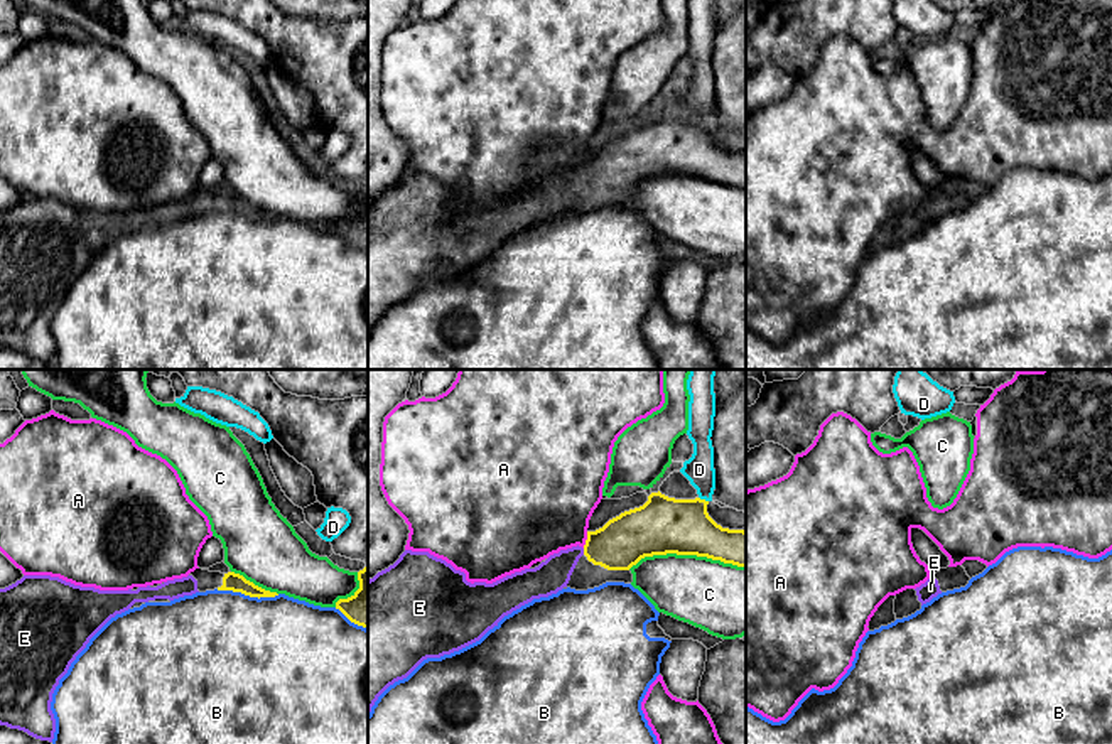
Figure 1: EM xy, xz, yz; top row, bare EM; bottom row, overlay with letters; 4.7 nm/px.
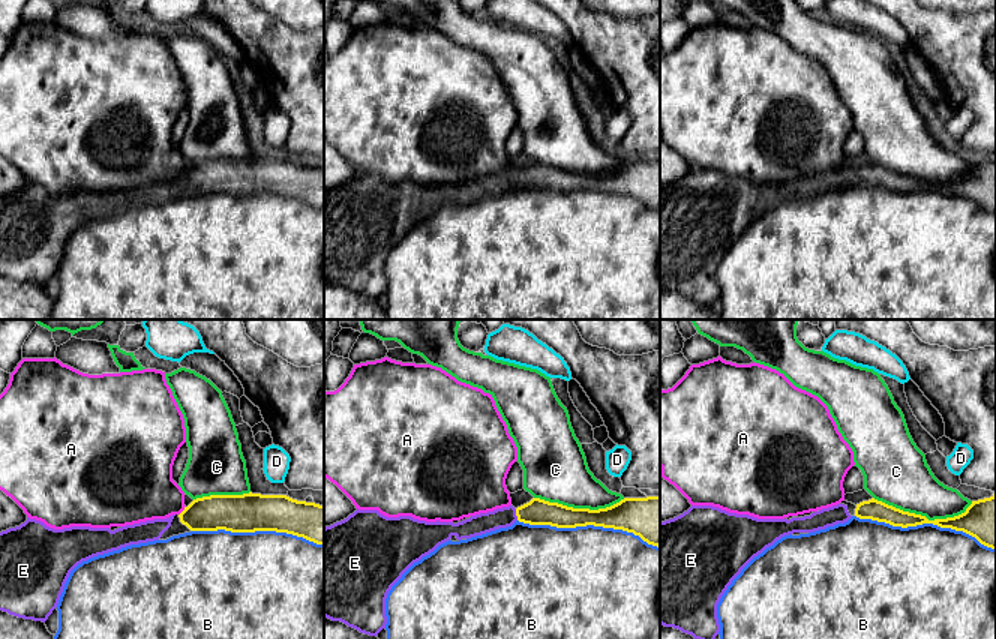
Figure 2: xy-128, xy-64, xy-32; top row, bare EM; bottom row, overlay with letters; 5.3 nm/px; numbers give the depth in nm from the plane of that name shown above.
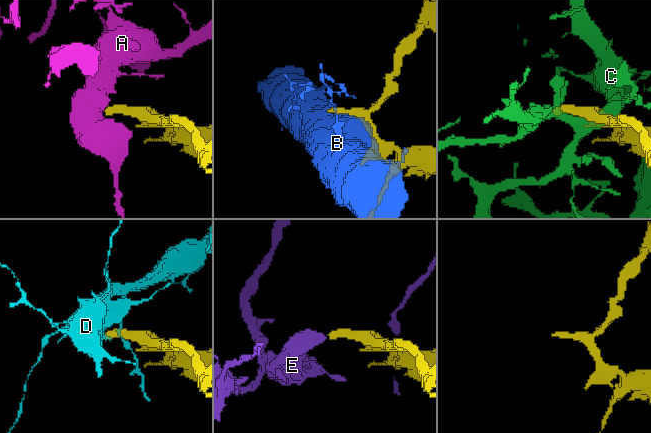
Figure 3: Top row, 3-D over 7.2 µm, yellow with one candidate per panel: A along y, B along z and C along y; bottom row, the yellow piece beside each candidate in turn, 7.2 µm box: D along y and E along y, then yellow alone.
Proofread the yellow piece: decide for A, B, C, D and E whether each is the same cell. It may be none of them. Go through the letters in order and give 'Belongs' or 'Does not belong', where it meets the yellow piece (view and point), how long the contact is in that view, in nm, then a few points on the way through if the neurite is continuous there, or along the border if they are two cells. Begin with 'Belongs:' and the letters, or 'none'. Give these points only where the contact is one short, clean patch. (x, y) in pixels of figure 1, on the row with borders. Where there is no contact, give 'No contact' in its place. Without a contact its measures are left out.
Belongs: E
A: Does not belong. Touches yellow at xz (586, 540). Shared border 80 nm. Boundary: xz (588, 532), (582, 547)
B: Does not belong. Touches yellow at xy (248, 594). Shared border 300 nm
C: Does not belong. Touches yellow at xz (685, 554). Shared border 550 nm
D: Does not belong. Touches yellow at xz (704, 500). Shared border 50 nm. Boundary: xz (699, 496), (707, 501)
E: Belongs. Touches yellow at xz (584, 552). Shared border 30 nm. Path across: xz (625, 540), (615, 547), (584, 552), (571, 555), (549, 577)

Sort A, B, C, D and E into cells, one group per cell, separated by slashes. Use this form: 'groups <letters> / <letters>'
groups A / B / C / D / E

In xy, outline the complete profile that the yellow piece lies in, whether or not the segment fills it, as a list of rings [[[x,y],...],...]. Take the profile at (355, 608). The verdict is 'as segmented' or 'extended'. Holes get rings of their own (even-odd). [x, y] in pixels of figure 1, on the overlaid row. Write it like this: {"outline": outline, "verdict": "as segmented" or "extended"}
{"outline": [[[368,565],[358,572],[359,589],[348,599],[339,599],[339,609],[351,623],[368,629]]], "verdict": "as segmented"}

